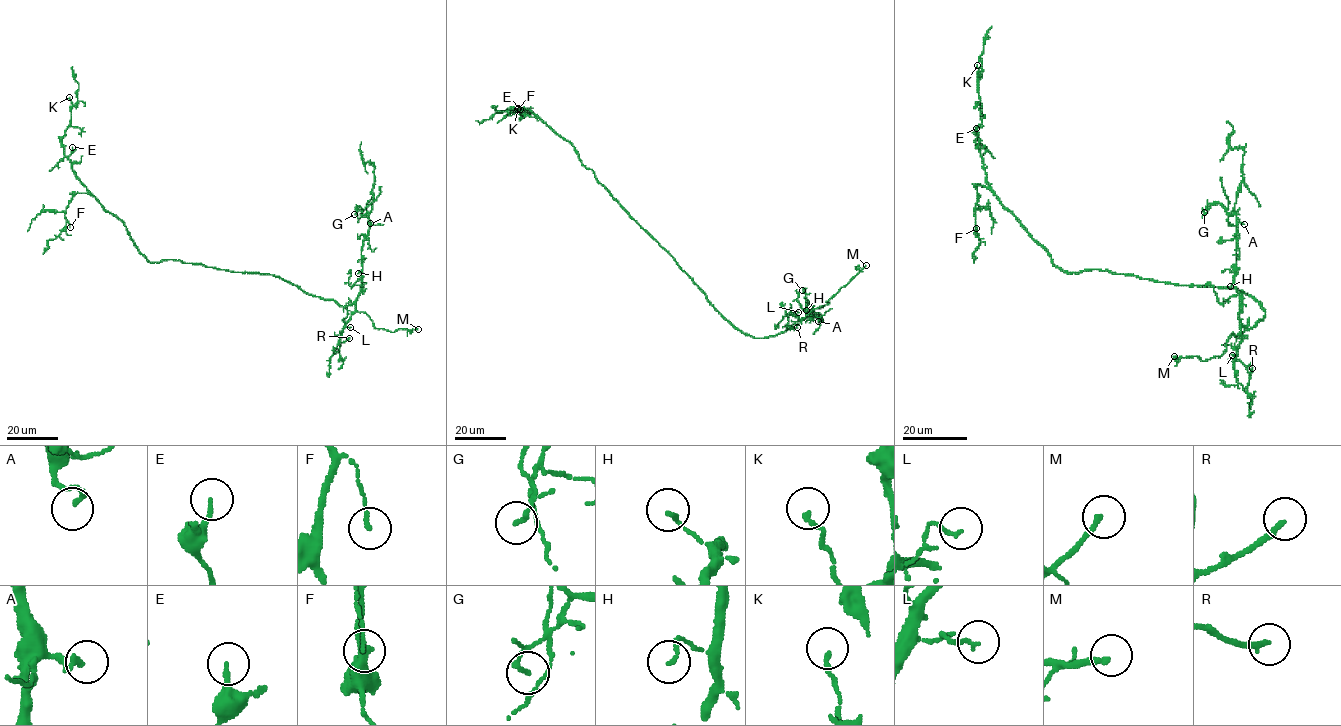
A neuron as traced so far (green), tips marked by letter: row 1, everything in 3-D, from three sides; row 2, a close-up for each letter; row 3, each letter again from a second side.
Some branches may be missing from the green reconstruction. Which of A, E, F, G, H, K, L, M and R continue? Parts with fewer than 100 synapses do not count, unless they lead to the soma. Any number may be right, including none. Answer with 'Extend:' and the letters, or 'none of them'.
Extend: M

